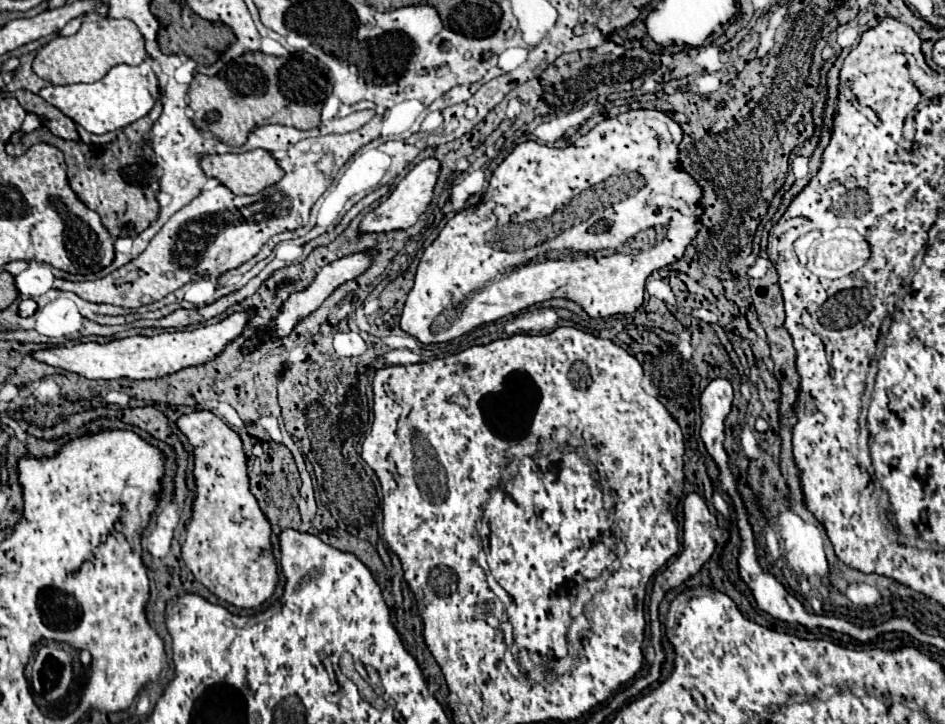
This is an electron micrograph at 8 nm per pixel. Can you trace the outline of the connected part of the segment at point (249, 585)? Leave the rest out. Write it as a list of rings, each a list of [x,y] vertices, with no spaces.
[[[197,410],[175,420],[181,434],[187,436],[193,446],[193,476],[195,476],[195,500],[191,520],[185,524],[185,544],[181,546],[183,562],[209,592],[237,608],[259,608],[277,586],[277,564],[271,552],[271,526],[257,506],[255,496],[249,492],[249,476],[245,466],[245,452],[241,438],[215,414]]]

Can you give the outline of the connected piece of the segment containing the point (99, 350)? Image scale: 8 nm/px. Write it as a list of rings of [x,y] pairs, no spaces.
[[[237,312],[229,318],[225,318],[219,324],[195,328],[195,330],[177,330],[177,332],[163,332],[153,338],[147,336],[131,336],[123,340],[113,340],[107,344],[97,344],[97,342],[81,342],[73,346],[55,346],[55,348],[45,348],[35,354],[39,362],[45,362],[49,366],[85,376],[85,378],[105,378],[105,380],[117,380],[117,378],[161,378],[167,374],[173,374],[181,368],[195,366],[195,364],[205,364],[209,362],[215,354],[219,354],[233,338],[237,338],[243,330],[243,326],[249,320],[249,312]]]

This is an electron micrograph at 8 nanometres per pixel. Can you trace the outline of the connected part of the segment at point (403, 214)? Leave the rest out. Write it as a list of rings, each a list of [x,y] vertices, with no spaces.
[[[427,158],[427,160],[419,162],[397,184],[393,194],[363,218],[359,230],[361,232],[391,232],[391,230],[407,230],[409,226],[413,226],[417,222],[417,218],[427,210],[427,206],[429,206],[429,202],[433,198],[433,188],[435,188],[439,170],[441,170],[441,162],[437,158]]]

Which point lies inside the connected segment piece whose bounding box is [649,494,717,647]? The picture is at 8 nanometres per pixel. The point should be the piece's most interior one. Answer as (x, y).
(698, 545)

